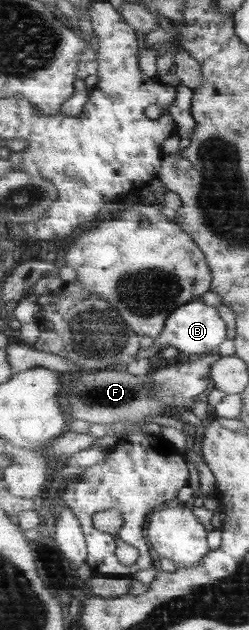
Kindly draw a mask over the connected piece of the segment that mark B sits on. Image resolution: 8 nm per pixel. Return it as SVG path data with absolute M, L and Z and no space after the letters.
M197 299L184 306L174 308L172 314L166 319L163 333L154 340L154 346L158 350L164 346L174 346L181 357L185 357L189 354L202 354L203 352L210 354L230 337L229 326L225 320L222 320L216 307L208 306L202 299Z

